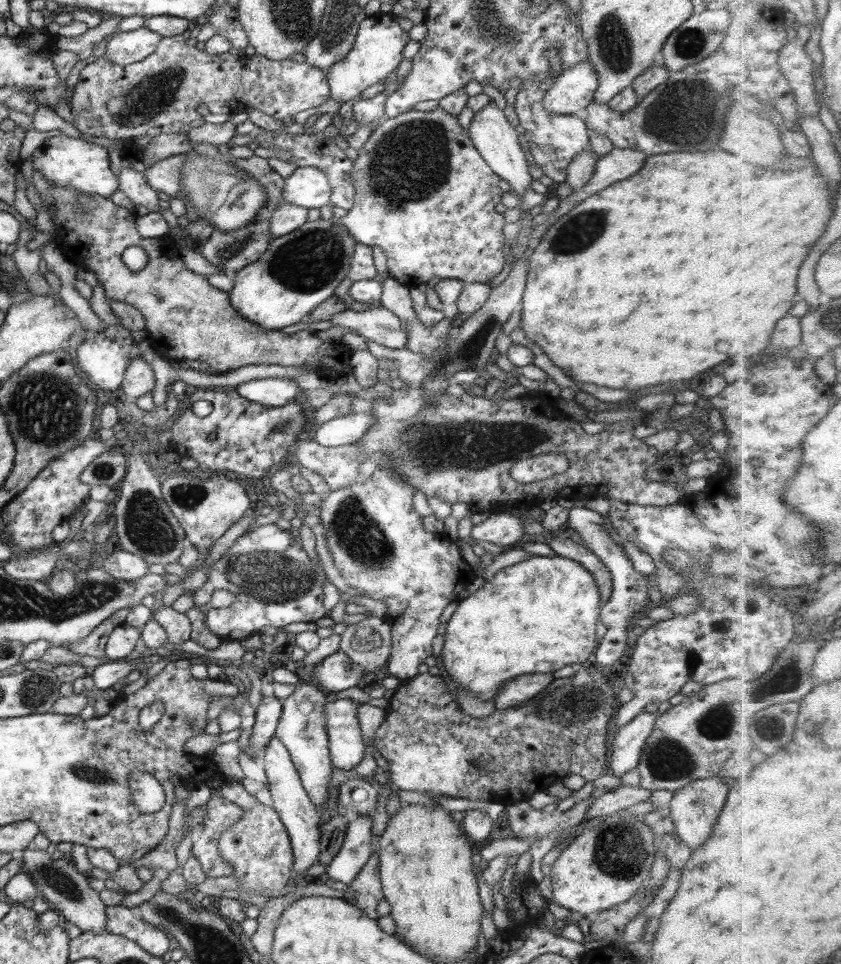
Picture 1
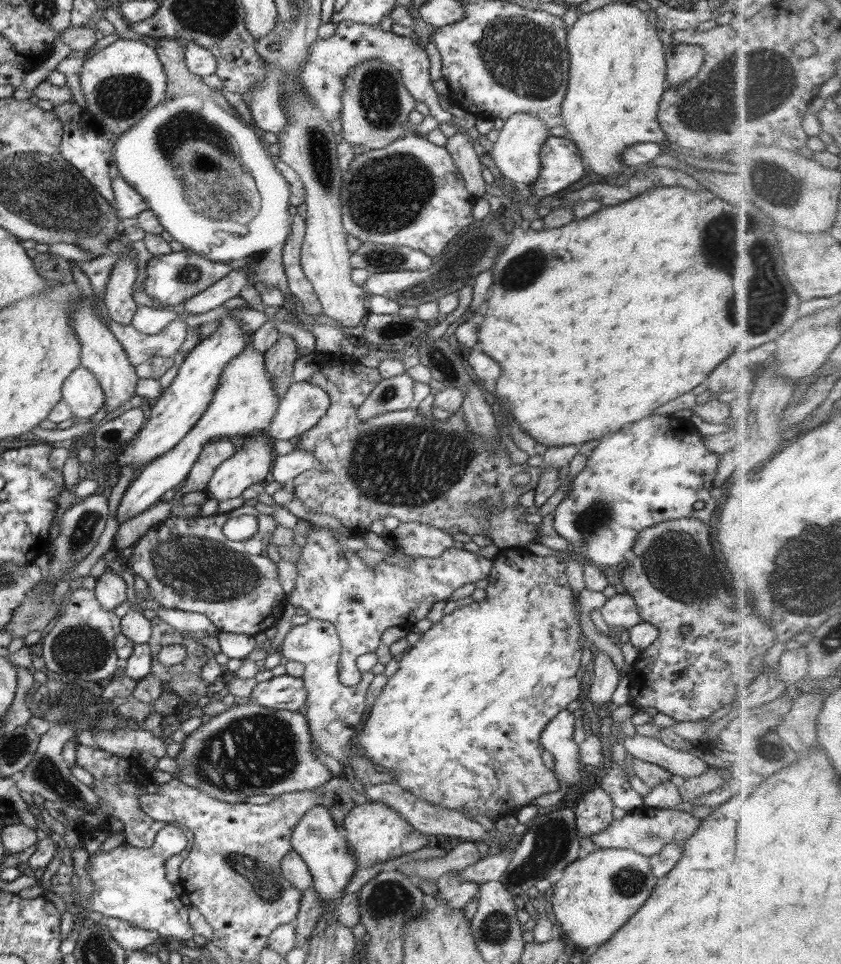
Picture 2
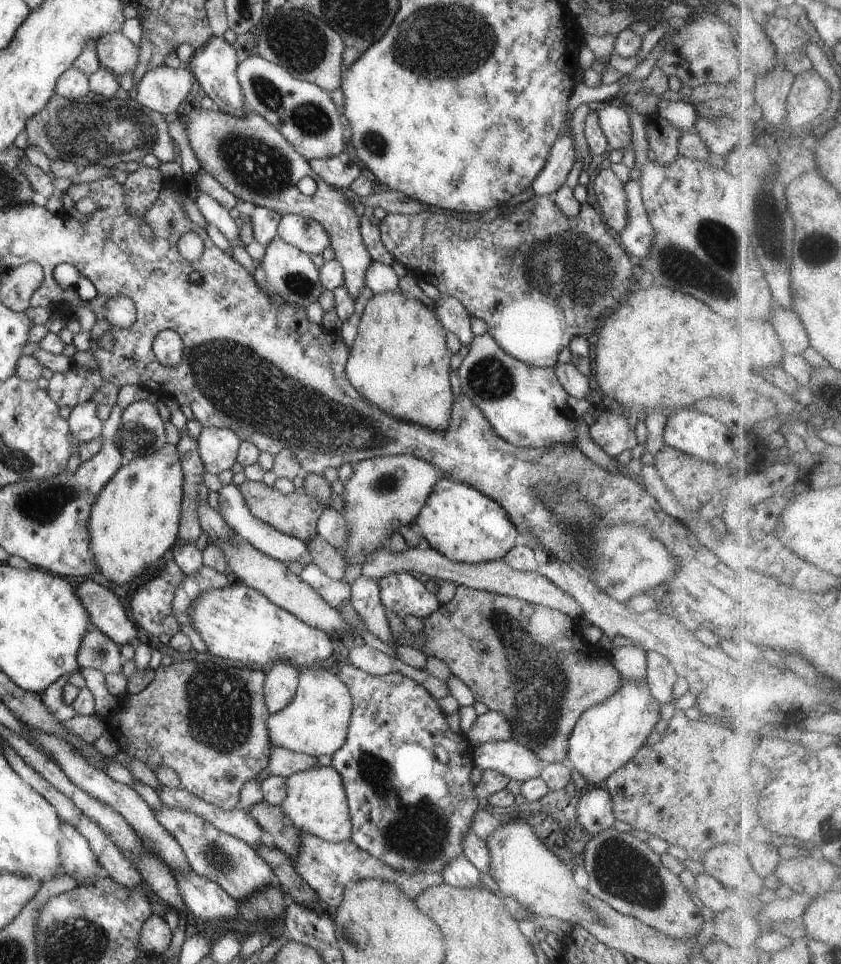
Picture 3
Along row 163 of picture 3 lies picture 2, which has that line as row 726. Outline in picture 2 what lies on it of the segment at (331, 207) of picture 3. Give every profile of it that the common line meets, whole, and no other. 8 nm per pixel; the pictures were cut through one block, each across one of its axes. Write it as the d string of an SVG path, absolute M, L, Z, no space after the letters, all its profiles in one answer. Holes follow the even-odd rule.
M257 703L232 705L228 710L204 722L193 733L186 735L181 742L182 749L174 757L178 772L173 778L182 780L190 788L198 788L216 800L226 803L246 803L248 796L254 794L280 794L302 792L320 788L334 774L318 760L312 752L312 734L303 711L273 710Z

